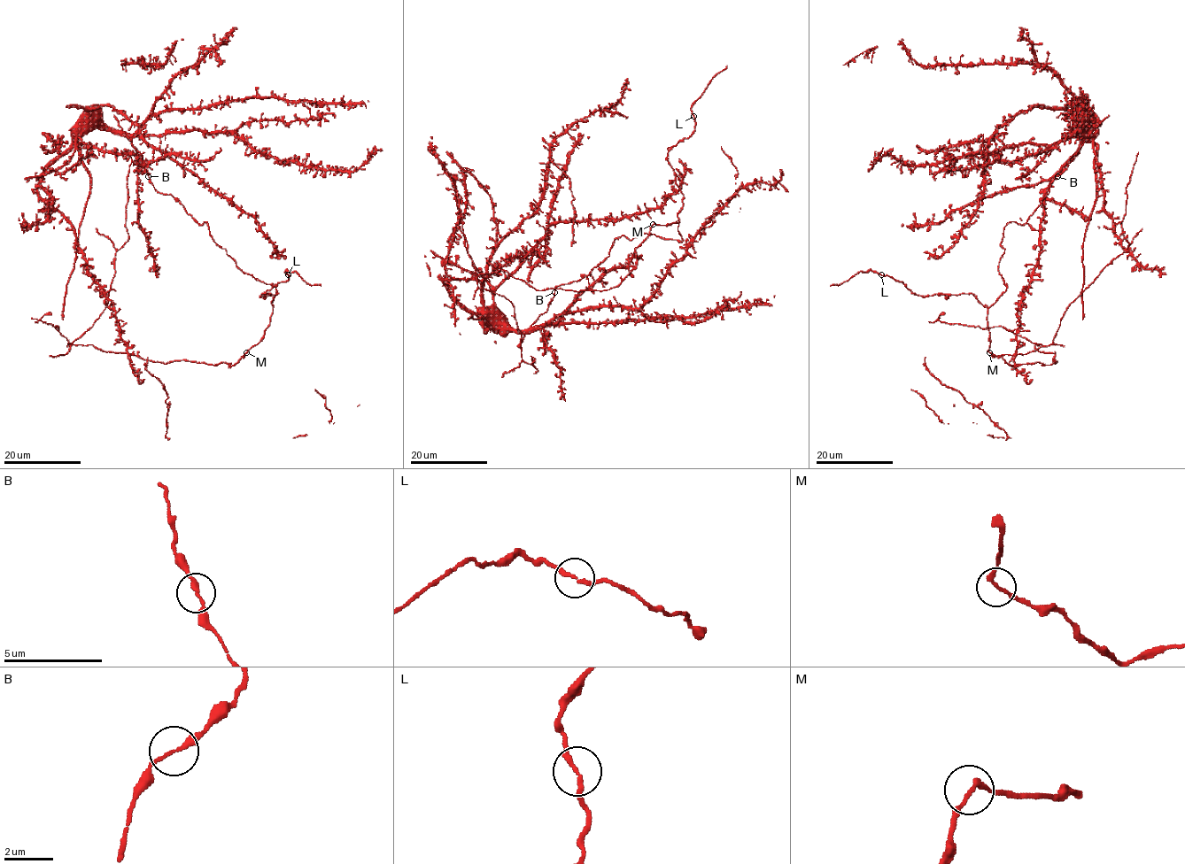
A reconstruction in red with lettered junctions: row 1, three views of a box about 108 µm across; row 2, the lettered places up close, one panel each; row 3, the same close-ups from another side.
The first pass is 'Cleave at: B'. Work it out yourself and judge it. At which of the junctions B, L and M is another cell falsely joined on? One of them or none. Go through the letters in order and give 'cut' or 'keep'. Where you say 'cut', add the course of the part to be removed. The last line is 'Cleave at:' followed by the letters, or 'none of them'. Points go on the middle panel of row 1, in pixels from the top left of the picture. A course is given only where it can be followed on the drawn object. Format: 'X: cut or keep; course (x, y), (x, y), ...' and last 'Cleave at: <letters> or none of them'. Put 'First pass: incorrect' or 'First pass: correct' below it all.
B: keep
L: keep
M: keep
Cleave at: none of them
First pass: incorrect

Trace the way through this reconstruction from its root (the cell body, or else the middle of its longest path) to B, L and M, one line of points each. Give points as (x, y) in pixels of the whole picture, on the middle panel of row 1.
B: (616, 238), (609, 255), (587, 275), (560, 285), (554, 292)
L: (616, 238), (632, 240), (646, 233), (683, 241), (677, 213), (684, 196), (667, 153), (691, 134), (694, 116)
M: (616, 238), (623, 235), (632, 240), (646, 233), (683, 241), (677, 222), (669, 225), (653, 224)

